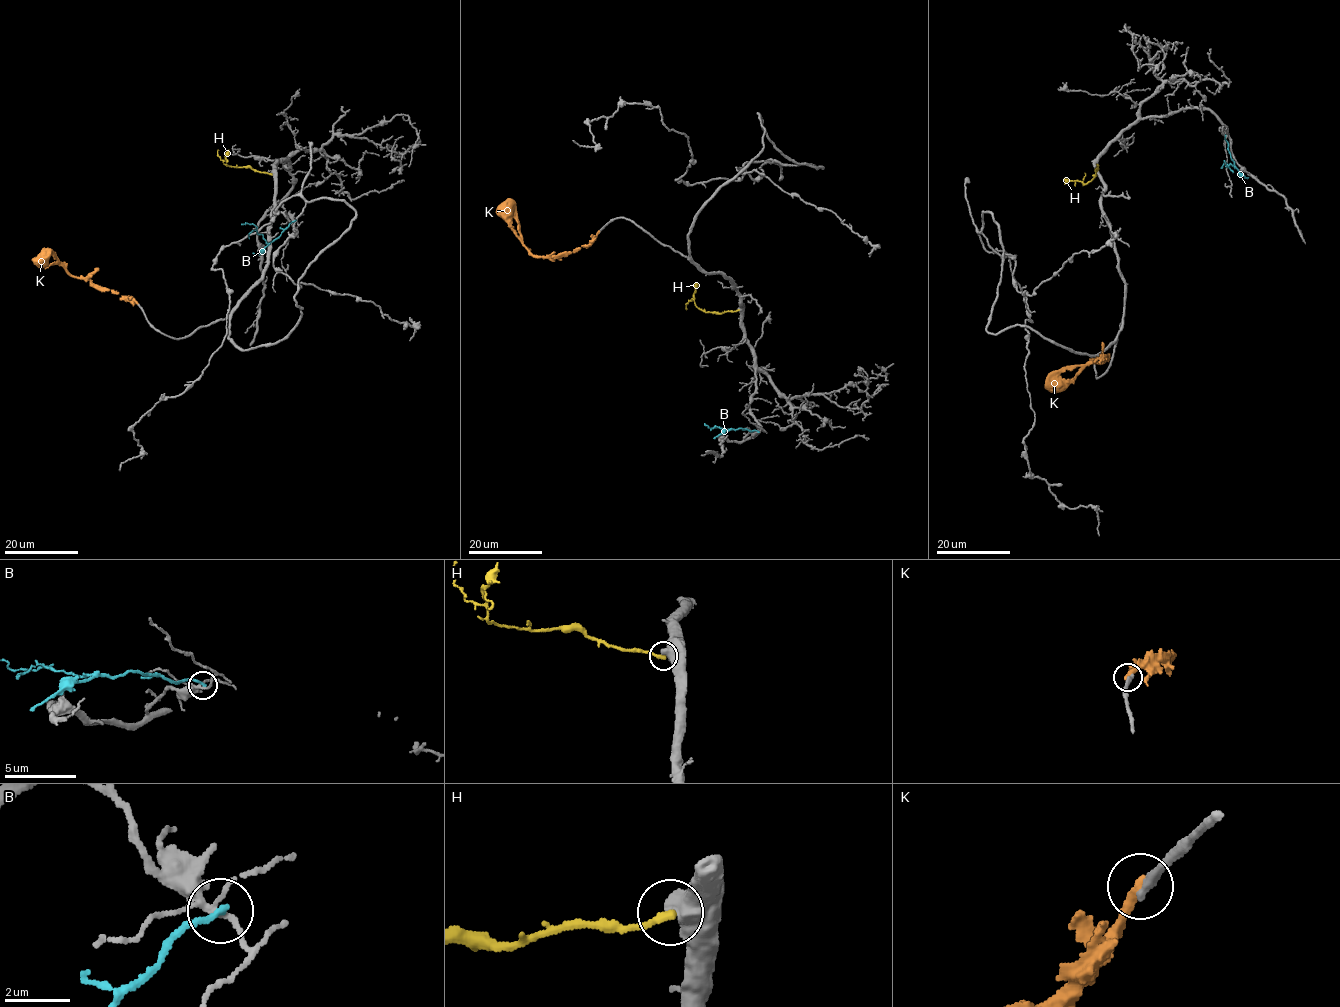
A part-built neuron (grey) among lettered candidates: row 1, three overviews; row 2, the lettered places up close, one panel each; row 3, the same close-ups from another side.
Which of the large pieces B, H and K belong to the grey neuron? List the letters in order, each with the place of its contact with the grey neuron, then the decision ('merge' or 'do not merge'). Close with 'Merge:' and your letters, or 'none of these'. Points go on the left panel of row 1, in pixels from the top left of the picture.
B: contact (295, 220); do not merge
H: contact (271, 174); do not merge
K: contact (137, 303); do not merge
Merge: none of these

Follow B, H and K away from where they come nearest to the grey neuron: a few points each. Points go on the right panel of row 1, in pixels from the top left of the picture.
B: (1225, 135), (1234, 167), (1224, 160), (1221, 168)
H: (1097, 164), (1096, 175), (1086, 183), (1075, 180), (1064, 184)
K: (1095, 361), (1106, 355), (1106, 360), (1108, 356), (1105, 362), (1082, 366), (1072, 379), (1045, 388)

